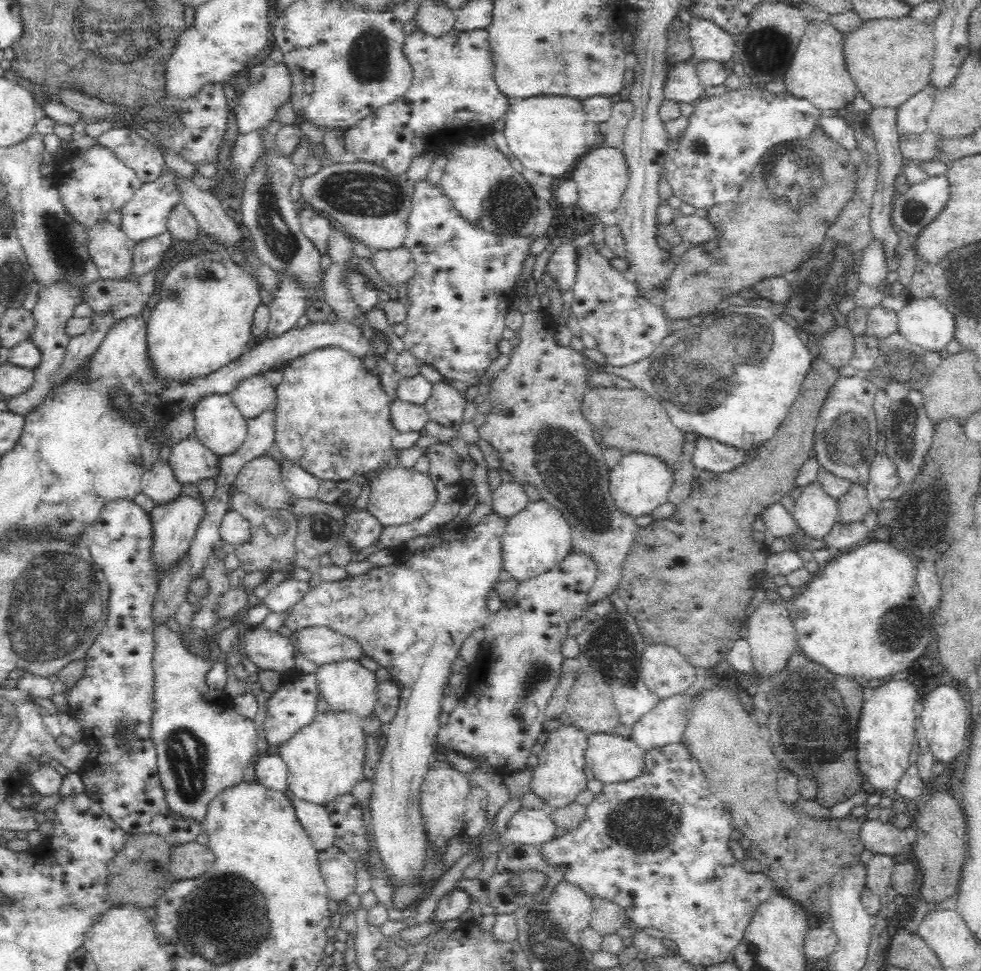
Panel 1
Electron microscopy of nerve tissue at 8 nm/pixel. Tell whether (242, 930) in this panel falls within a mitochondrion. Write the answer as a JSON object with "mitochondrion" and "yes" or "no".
{"mitochondrion":"yes"}

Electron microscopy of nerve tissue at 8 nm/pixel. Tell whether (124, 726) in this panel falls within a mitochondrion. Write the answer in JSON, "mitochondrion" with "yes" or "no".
{"mitochondrion":"yes"}

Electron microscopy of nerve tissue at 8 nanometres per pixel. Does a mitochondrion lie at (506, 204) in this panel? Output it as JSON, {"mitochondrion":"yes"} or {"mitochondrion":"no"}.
{"mitochondrion":"yes"}

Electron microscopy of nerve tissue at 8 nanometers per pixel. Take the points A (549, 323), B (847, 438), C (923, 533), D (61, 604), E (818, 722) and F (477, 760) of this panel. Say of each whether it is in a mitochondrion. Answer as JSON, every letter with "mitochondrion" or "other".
{"A":"other","B":"mitochondrion","C":"mitochondrion","D":"mitochondrion","E":"mitochondrion","F":"other"}

